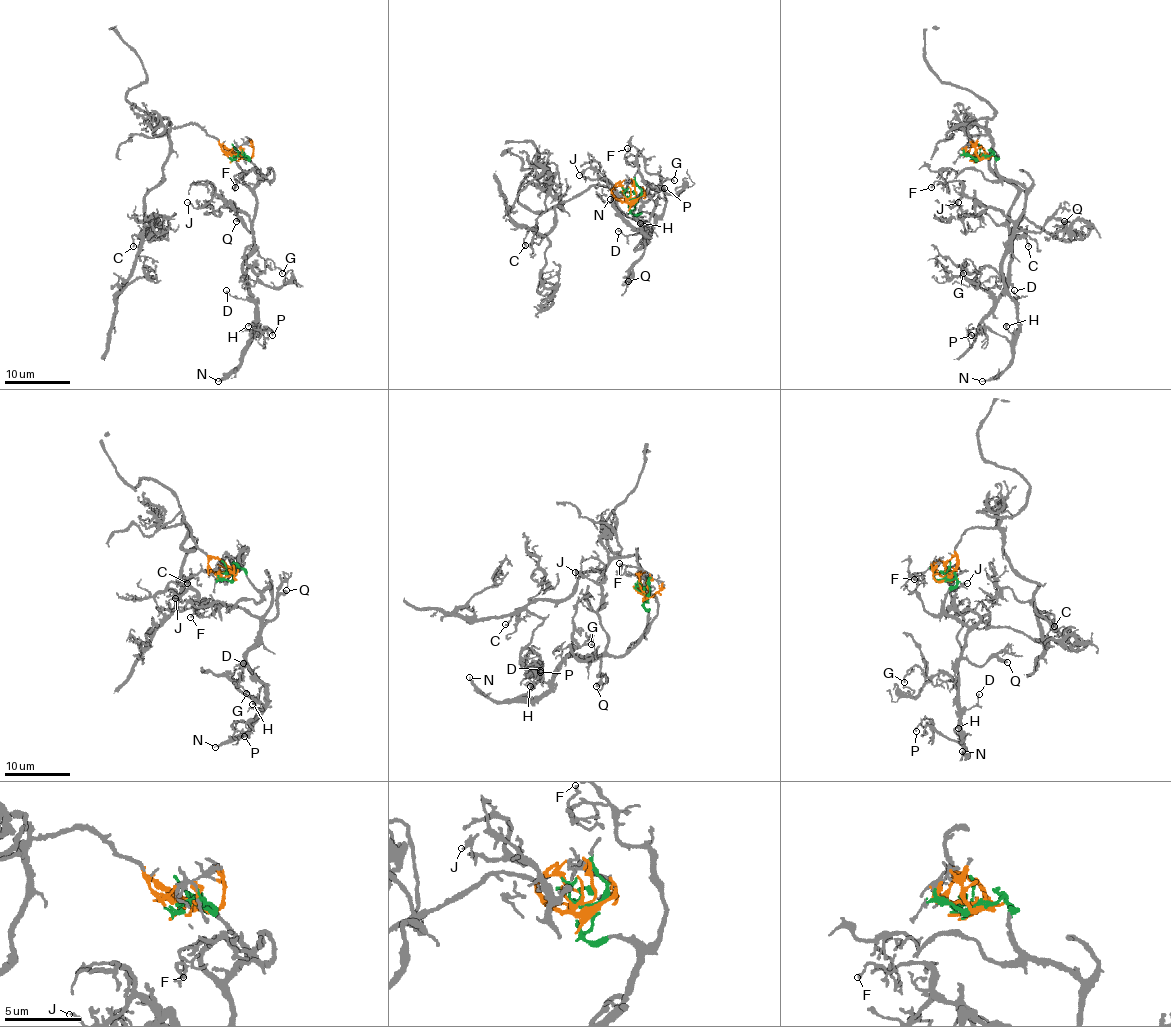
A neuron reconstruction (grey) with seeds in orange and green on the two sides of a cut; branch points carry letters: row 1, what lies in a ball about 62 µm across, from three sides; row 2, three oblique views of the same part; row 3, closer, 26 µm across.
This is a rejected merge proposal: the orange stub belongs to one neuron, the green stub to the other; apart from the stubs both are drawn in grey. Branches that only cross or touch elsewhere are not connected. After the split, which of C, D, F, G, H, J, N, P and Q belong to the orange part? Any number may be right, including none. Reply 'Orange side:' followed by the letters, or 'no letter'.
Orange side: C

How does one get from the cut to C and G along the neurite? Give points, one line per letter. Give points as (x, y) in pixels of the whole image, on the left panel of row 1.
C: (239, 156), (198, 127), (184, 124), (172, 129), (162, 179), (144, 197), (143, 230), (131, 236), (133, 246)
G: (239, 156), (262, 176), (254, 191), (252, 251), (242, 270), (254, 266), (262, 270), (270, 259), (282, 274)

